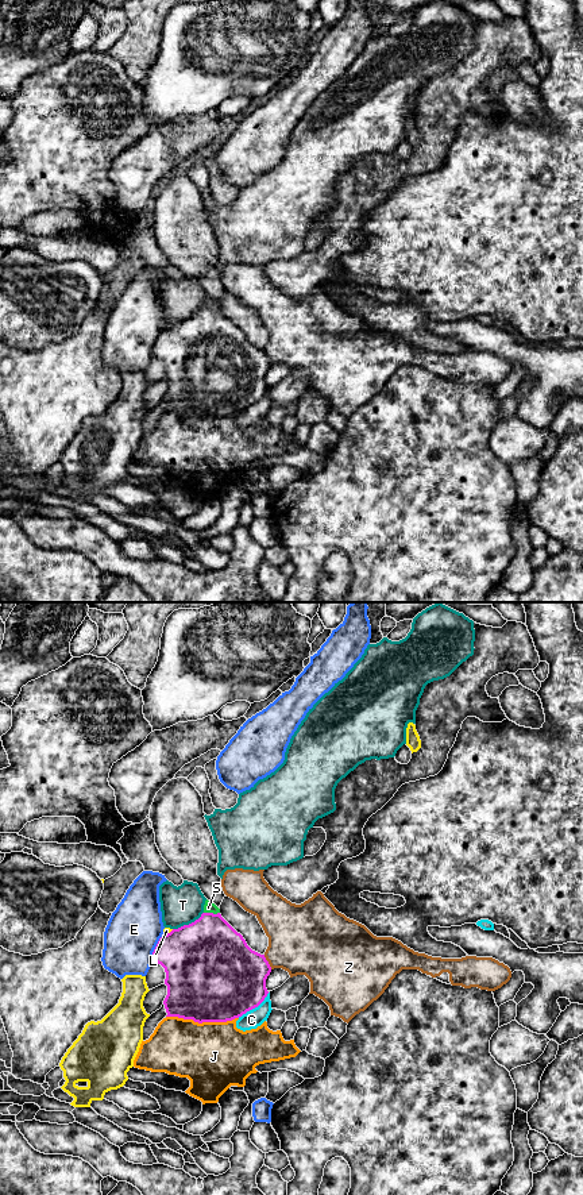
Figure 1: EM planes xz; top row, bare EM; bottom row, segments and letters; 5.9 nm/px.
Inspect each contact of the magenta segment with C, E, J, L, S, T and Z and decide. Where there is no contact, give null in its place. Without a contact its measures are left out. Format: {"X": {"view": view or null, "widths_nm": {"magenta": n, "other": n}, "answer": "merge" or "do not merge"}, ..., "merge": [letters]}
{"C": {"view": "xz", "widths_nm": {"magenta": 480, "other": 110}, "answer": "do not merge"}, "E": {"view": "xz", "widths_nm": {"magenta": 400, "other": 320}, "answer": "do not merge"}, "J": {"view": "xz", "widths_nm": {"magenta": 500, "other": 400}, "answer": "do not merge"}, "L": {"view": "xz", "widths_nm": {"magenta": 440, "other": 40}, "answer": "do not merge"}, "S": {"view": "xz", "widths_nm": {"magenta": 440, "other": 60}, "answer": "merge"}, "T": {"view": "xz", "widths_nm": {"magenta": 500, "other": 240}, "answer": "do not merge"}, "Z": {"view": "xz", "widths_nm": {"magenta": 440, "other": 420}, "answer": "do not merge"}, "merge": ["S"]}

